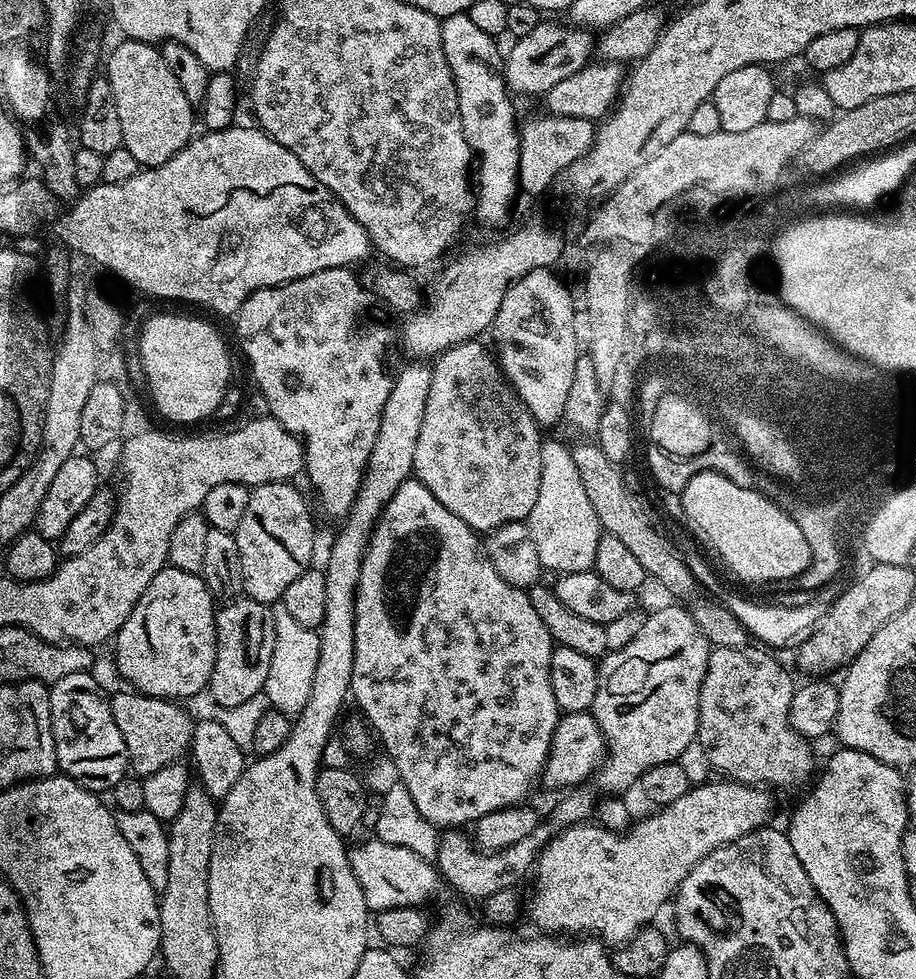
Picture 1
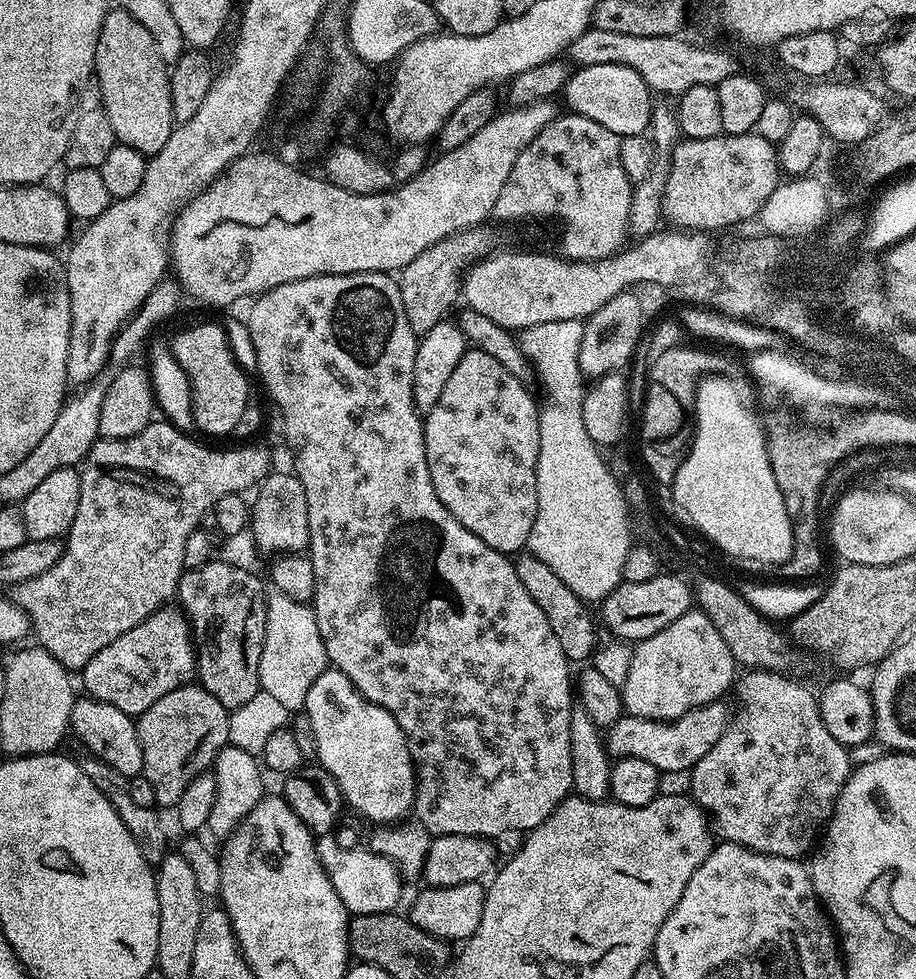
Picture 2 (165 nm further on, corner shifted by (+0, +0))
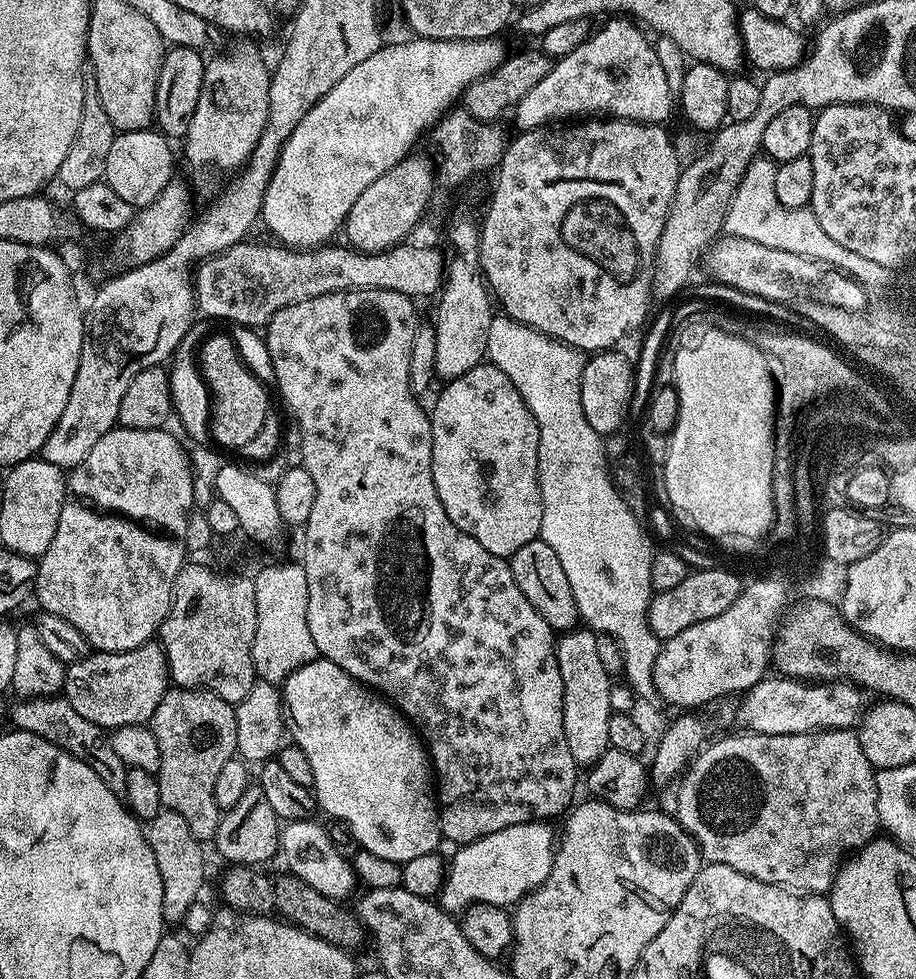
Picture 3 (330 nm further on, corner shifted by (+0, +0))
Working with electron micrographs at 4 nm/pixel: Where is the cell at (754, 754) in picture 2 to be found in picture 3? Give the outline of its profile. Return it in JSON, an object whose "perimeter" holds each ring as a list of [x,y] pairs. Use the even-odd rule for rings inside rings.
{"perimeter":[[[825,728],[815,734],[802,736],[761,736],[756,743],[760,744],[709,743],[692,760],[690,767],[679,781],[680,793],[676,796],[674,815],[680,821],[680,825],[692,835],[699,847],[701,857],[707,863],[730,866],[738,870],[738,874],[746,874],[750,878],[758,878],[767,884],[777,884],[779,888],[795,890],[801,894],[827,894],[831,892],[832,883],[836,880],[836,874],[846,858],[859,852],[865,844],[869,844],[880,828],[876,793],[877,769],[872,767],[866,754],[862,754],[859,735],[846,728]]]}

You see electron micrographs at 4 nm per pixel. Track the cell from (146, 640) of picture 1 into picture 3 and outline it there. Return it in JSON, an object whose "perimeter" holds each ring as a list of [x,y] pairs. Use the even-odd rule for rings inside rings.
{"perimeter":[[[149,642],[129,652],[96,652],[67,665],[62,695],[65,700],[99,728],[115,730],[122,726],[148,724],[158,702],[170,691],[168,663],[159,643]]]}

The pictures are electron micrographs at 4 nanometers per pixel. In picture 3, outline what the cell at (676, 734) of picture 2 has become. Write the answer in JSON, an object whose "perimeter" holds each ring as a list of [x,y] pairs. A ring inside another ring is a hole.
{"perimeter":[[[772,674],[743,693],[738,704],[738,721],[742,727],[756,732],[757,737],[802,736],[825,728],[852,730],[866,711],[863,695],[865,693],[857,685],[846,680],[805,682]]]}

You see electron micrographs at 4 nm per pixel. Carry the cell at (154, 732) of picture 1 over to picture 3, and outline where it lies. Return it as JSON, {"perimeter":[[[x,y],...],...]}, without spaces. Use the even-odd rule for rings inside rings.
{"perimeter":[[[173,687],[158,702],[150,727],[154,738],[158,738],[160,765],[154,775],[164,808],[182,814],[201,842],[215,841],[222,815],[216,801],[216,783],[222,766],[237,755],[235,707],[213,692]]]}

